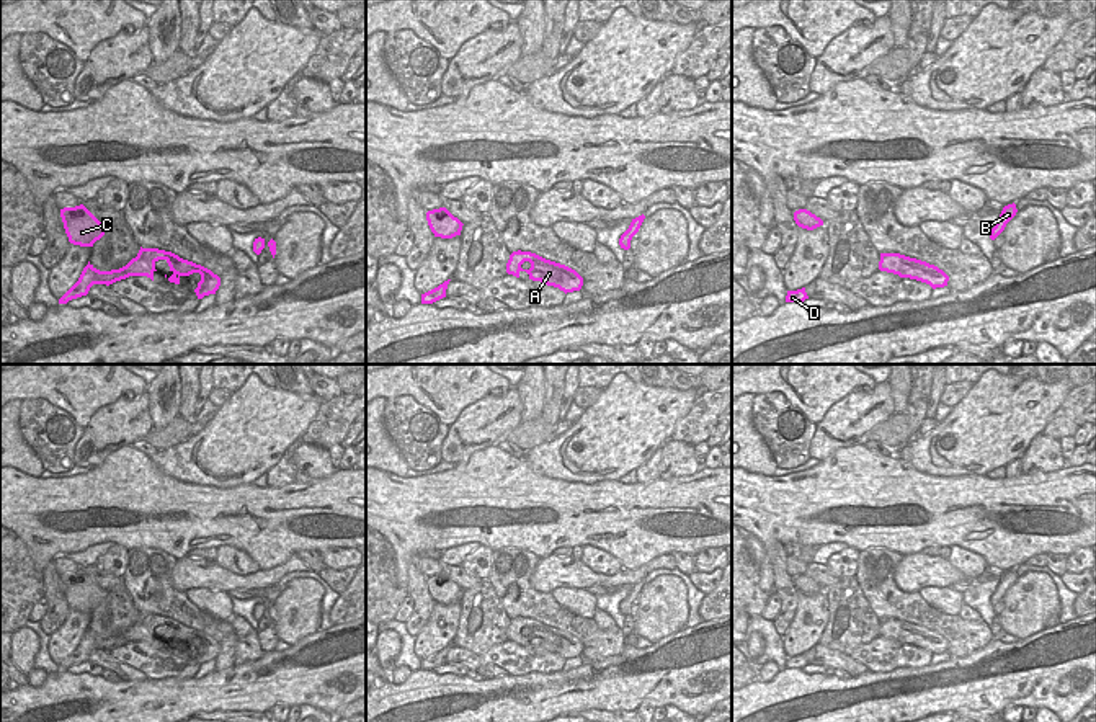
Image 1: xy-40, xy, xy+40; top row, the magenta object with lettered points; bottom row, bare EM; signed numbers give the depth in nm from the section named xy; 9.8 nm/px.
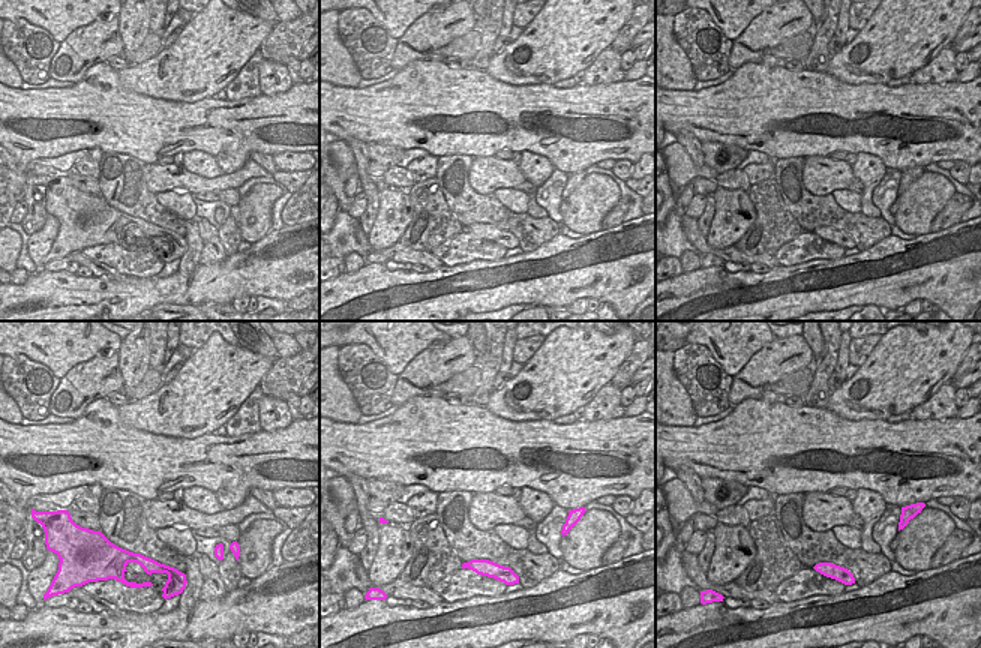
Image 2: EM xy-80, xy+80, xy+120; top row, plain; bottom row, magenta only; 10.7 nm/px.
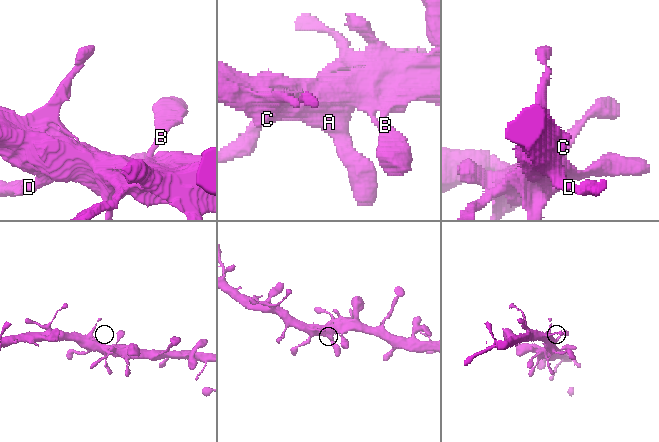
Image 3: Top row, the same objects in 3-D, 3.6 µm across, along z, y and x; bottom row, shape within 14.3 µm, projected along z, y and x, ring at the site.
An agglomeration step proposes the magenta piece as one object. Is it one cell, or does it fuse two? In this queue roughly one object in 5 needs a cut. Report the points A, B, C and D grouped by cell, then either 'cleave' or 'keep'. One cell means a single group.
A B C D | keep

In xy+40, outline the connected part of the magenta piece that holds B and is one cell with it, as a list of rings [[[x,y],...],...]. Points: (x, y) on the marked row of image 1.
[[[1008,204],[1003,207],[995,227],[990,232],[990,238],[995,240],[1006,227],[1006,224],[1016,216],[1016,204]]]

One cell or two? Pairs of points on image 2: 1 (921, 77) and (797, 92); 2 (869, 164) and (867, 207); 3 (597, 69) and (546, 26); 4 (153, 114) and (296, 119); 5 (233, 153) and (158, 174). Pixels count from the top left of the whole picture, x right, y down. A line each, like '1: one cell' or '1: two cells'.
1: two cells
2: one cell
3: two cells
4: one cell
5: two cells

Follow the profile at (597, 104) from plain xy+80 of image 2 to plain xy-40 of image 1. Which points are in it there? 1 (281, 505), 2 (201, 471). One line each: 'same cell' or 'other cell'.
1: same cell
2: other cell

